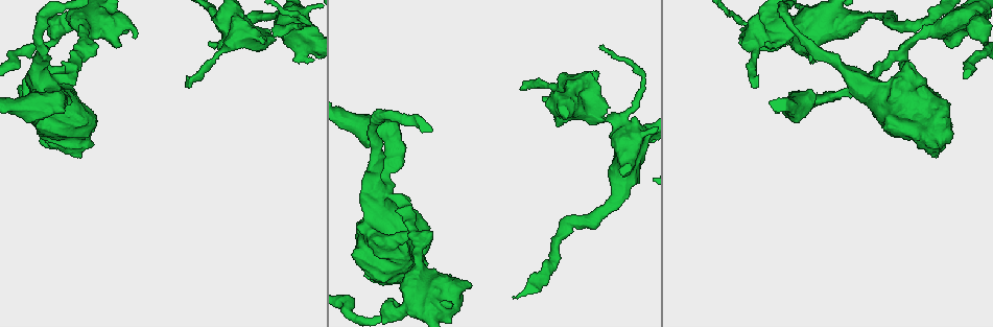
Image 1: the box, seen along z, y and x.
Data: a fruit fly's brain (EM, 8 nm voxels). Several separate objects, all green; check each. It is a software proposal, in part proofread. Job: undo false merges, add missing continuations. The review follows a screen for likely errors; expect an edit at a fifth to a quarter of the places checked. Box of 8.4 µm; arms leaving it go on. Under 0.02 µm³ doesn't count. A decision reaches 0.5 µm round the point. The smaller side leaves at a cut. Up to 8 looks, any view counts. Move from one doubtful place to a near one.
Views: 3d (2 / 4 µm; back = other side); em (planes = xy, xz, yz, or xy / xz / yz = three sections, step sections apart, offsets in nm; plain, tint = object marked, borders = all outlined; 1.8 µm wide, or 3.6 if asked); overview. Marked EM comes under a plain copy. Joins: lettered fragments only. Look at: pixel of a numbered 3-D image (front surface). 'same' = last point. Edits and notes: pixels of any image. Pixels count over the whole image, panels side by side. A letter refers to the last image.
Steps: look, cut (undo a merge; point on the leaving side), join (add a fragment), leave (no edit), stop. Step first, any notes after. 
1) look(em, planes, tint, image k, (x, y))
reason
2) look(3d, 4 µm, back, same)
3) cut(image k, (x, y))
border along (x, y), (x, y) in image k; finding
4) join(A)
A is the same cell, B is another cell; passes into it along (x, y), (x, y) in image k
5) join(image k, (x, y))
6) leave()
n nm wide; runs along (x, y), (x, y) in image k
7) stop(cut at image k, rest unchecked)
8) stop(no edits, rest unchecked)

look(3d, 4 µm, image 1, (137, 36))
free end

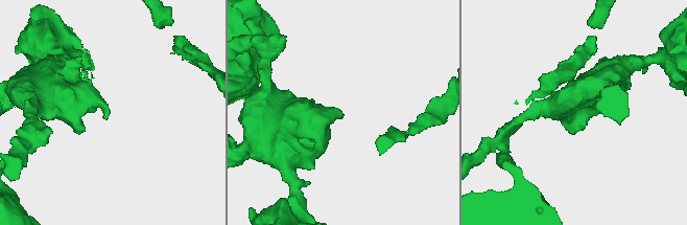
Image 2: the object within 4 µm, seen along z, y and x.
look(em, planes, borders, image 2, (104, 118))
need the tissue

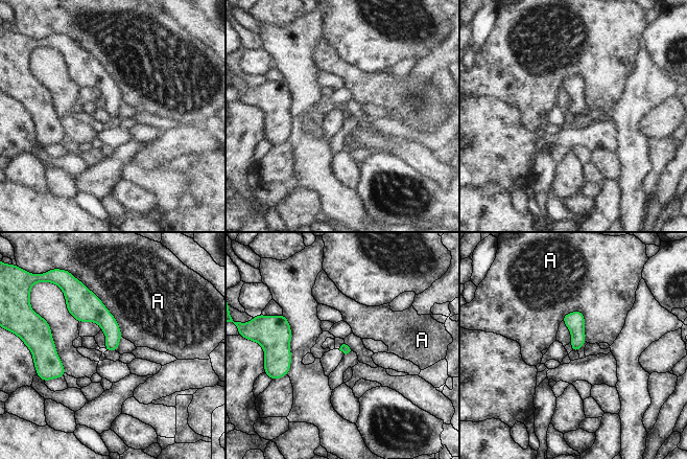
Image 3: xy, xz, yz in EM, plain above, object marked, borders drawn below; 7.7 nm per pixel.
leave()
A is another cell; border along (81, 282), (115, 318), (122, 336) in image 3; no lettered fragment goes on from it

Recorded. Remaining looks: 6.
look(em, xy, step 4, tint, image 1, (50, 90))
four arms meet

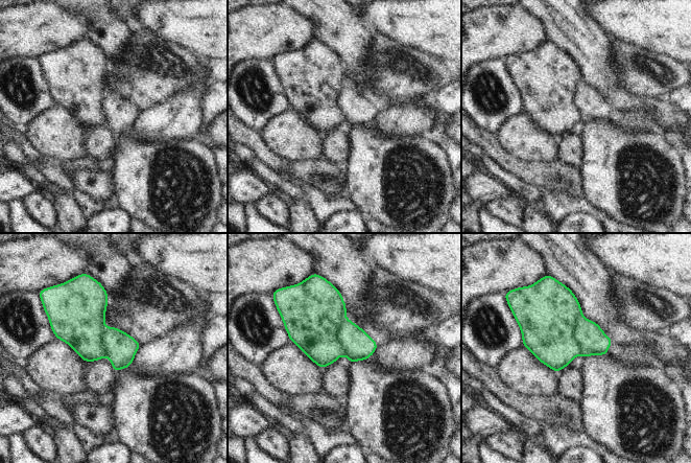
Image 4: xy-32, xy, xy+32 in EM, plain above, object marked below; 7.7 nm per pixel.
look(em, planes, tint, same)
cut it another way

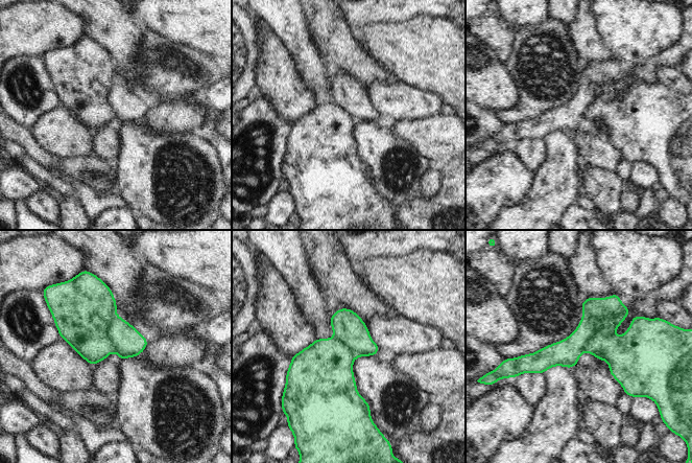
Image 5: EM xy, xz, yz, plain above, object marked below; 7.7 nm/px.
look(em, planes, borders, same)

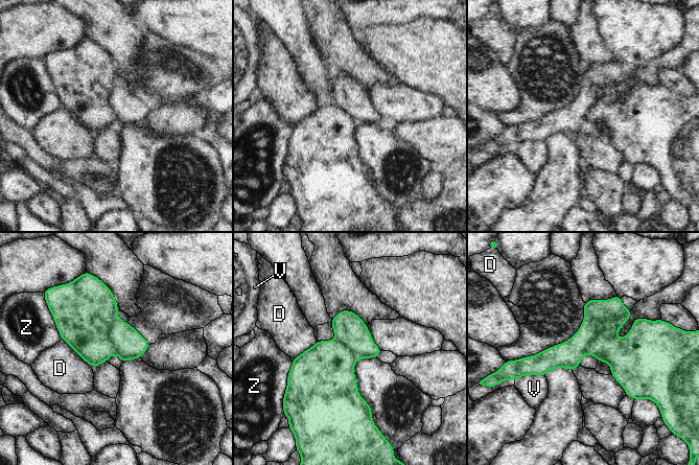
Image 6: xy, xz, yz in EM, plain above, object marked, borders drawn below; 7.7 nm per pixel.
cut(image 6, (575, 348))
300 nm wide; D, V and Z are other cells; the part that leaves runs along (601, 325), (565, 355), (522, 361) in image 6; two neurons meet here

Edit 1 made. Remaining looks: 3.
look(3d, 4 µm, image 1, (628, 125))
sudden change in width

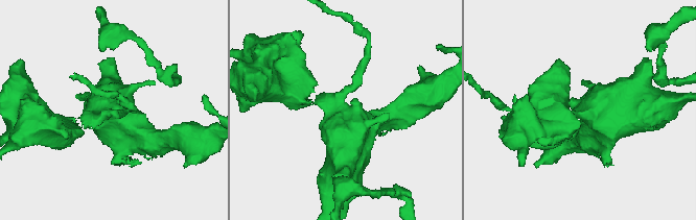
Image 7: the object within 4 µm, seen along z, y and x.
look(em, 3.6 µm, yz, step 8, tint, image 7, (581, 109))

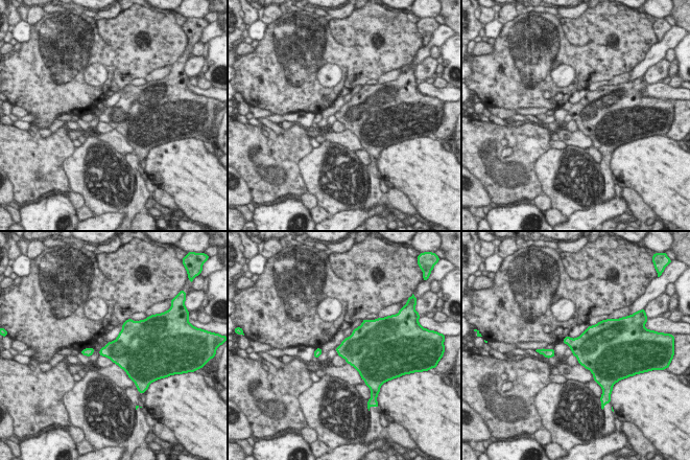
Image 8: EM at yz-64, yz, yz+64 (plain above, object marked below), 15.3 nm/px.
look(em, 3.6 µm, yz, step 8, borders, same)

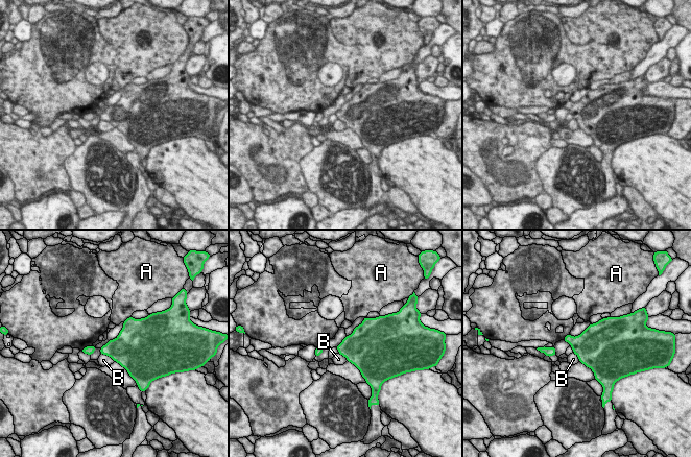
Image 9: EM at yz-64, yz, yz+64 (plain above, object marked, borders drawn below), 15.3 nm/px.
leave()
A and B are other cells; border along (101, 353), (110, 356), (115, 361) in image 9; one neuron here

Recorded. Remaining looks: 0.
stop(cut at image 6, rest unchecked)

